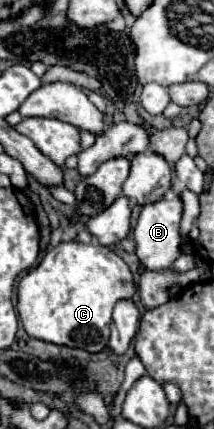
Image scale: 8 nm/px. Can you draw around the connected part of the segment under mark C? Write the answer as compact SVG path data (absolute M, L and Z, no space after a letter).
M61 242L19 280L17 294L17 310L31 338L101 352L109 342L111 312L119 300L133 298L135 282L129 266L111 248Z

